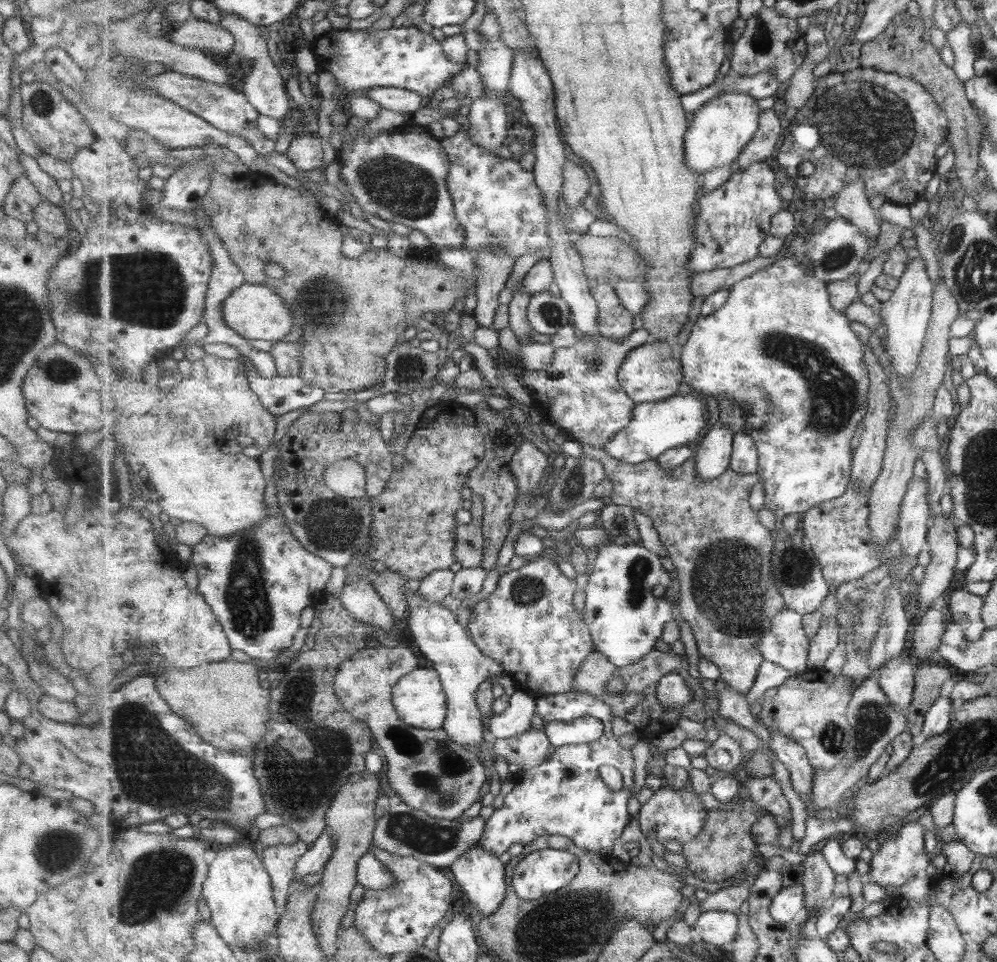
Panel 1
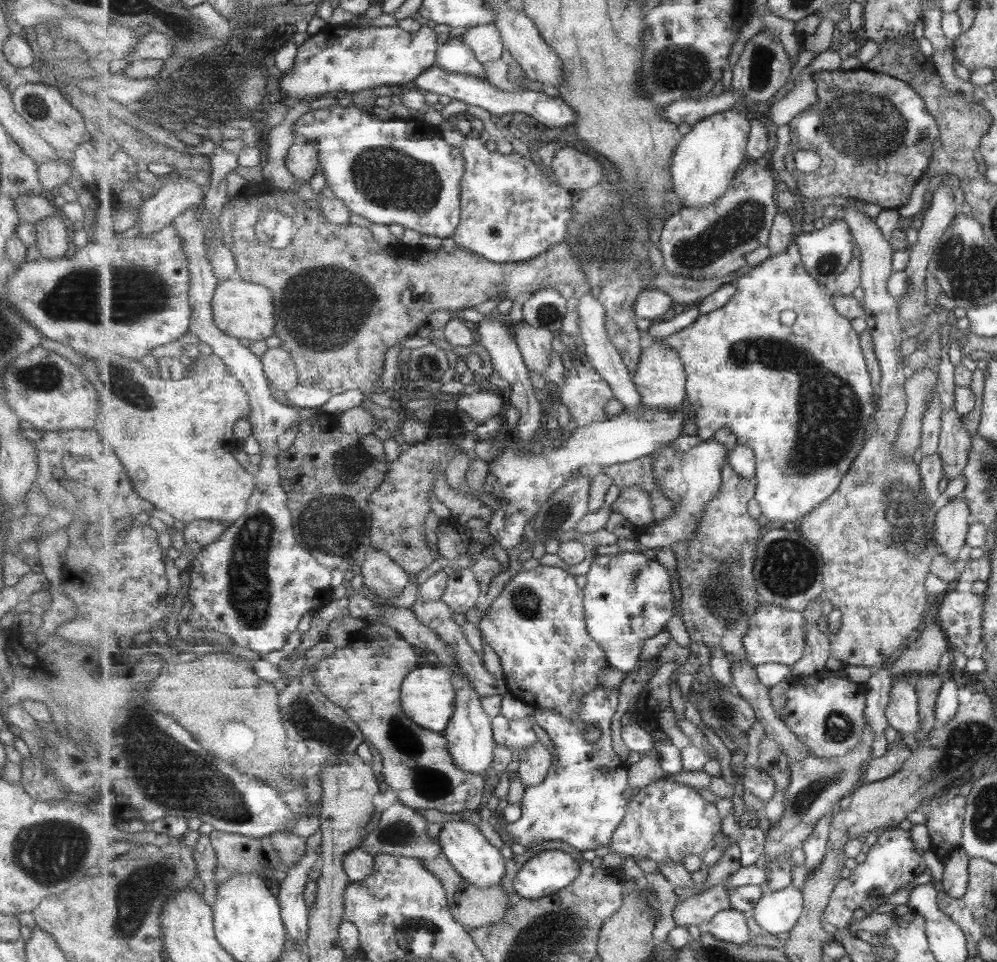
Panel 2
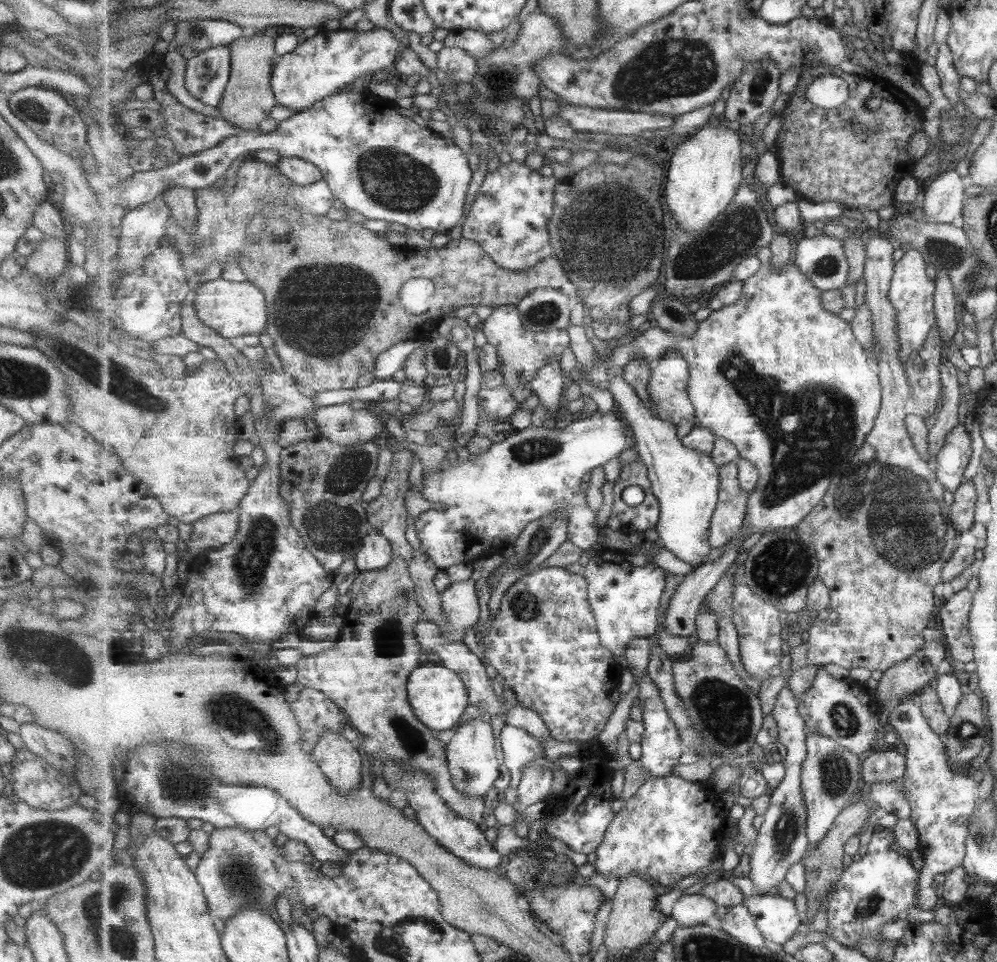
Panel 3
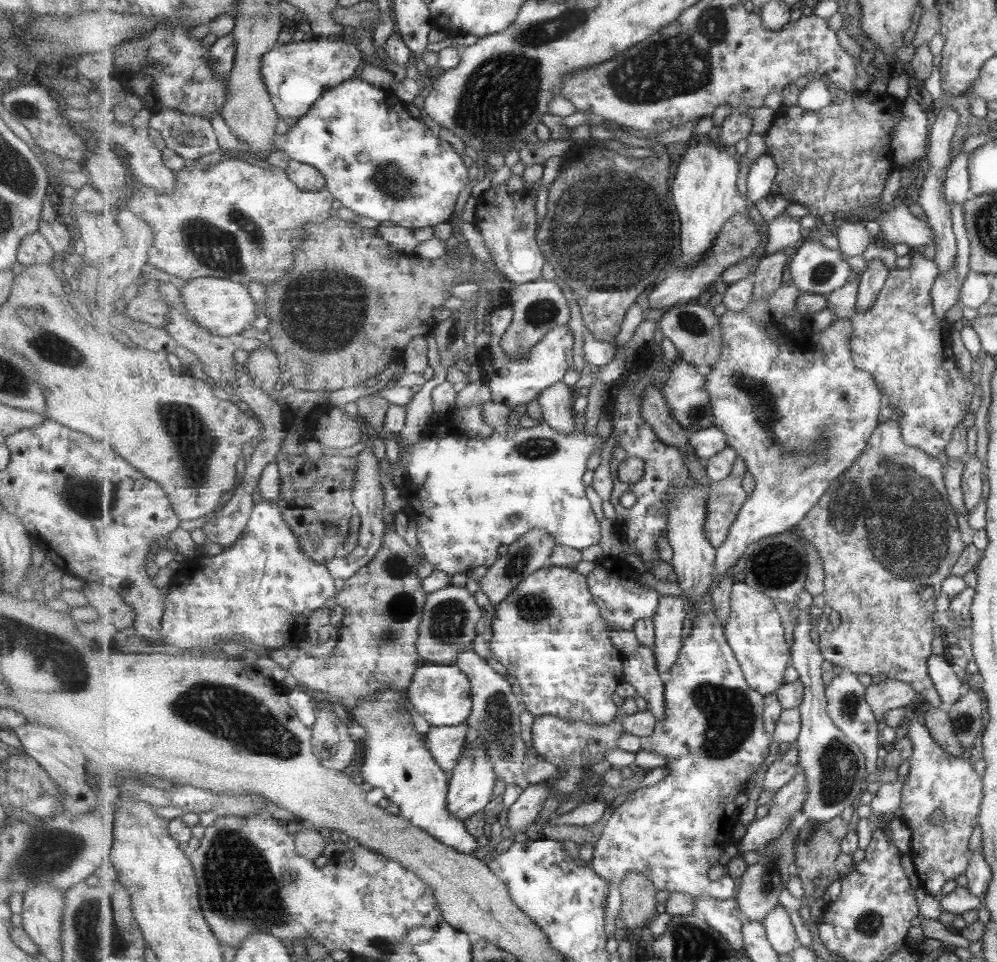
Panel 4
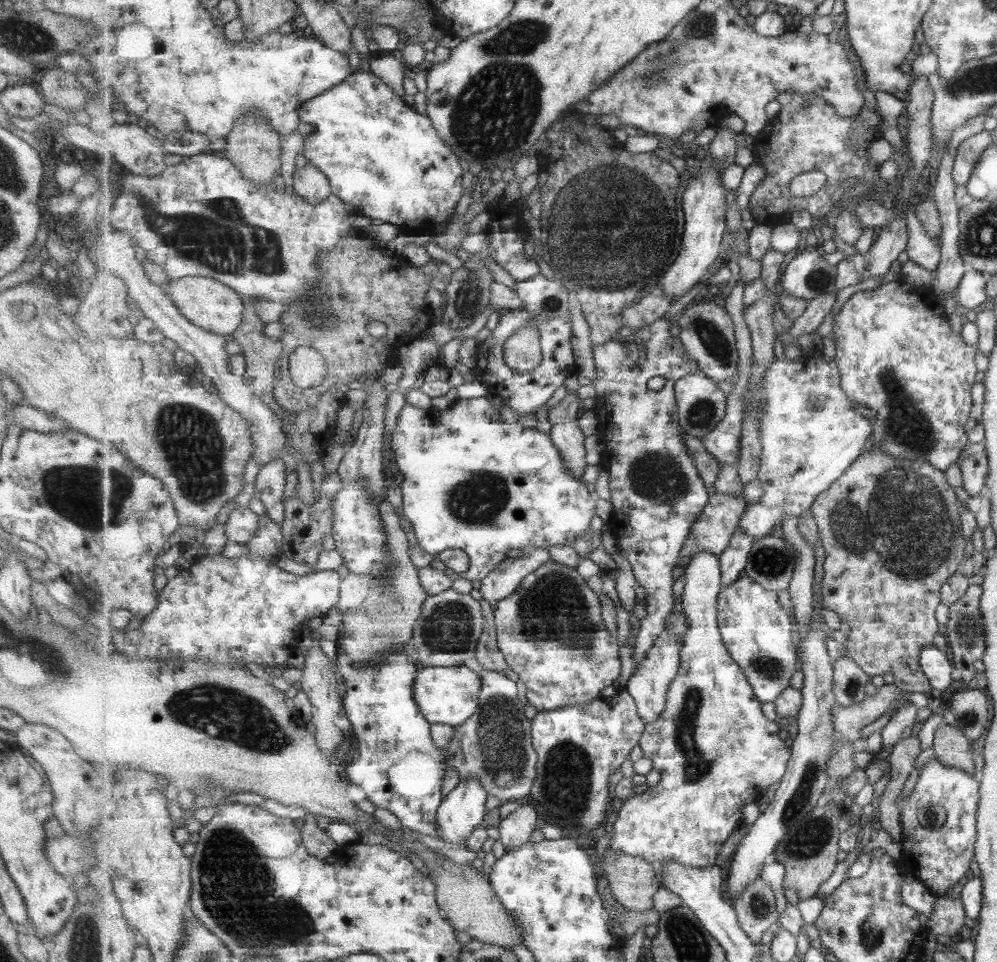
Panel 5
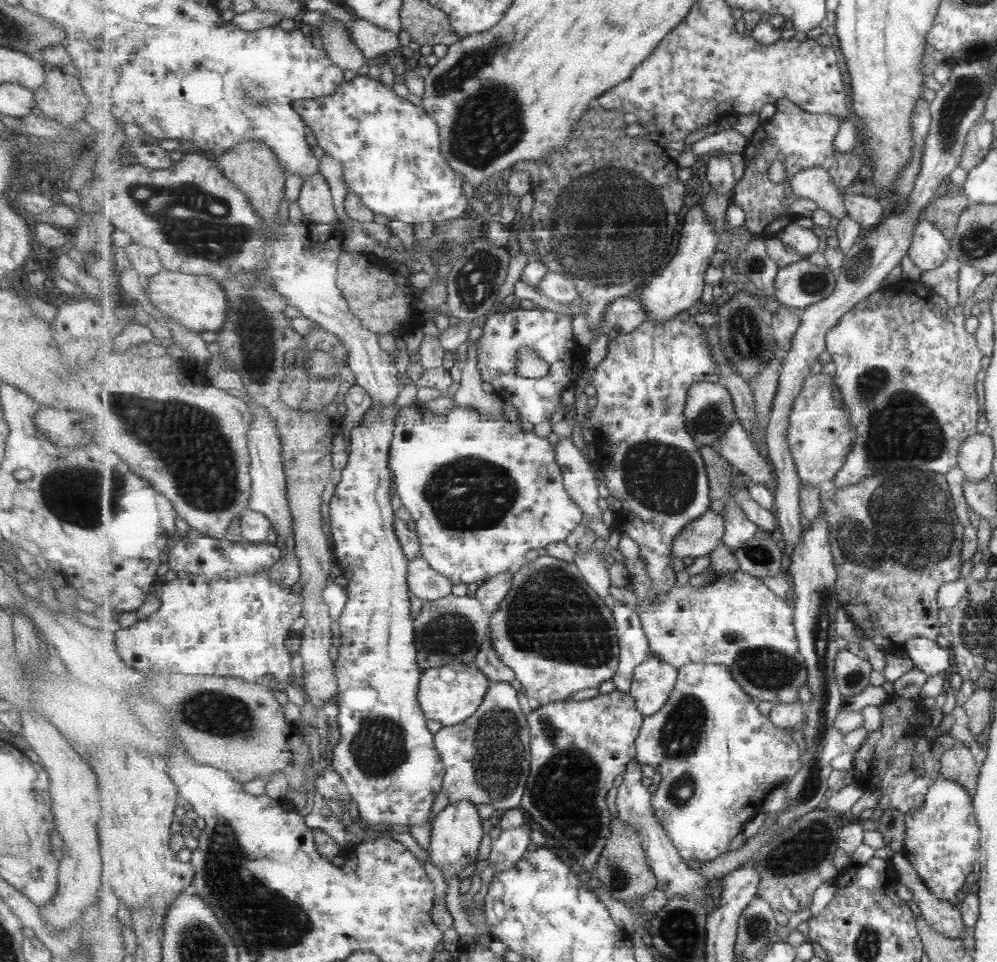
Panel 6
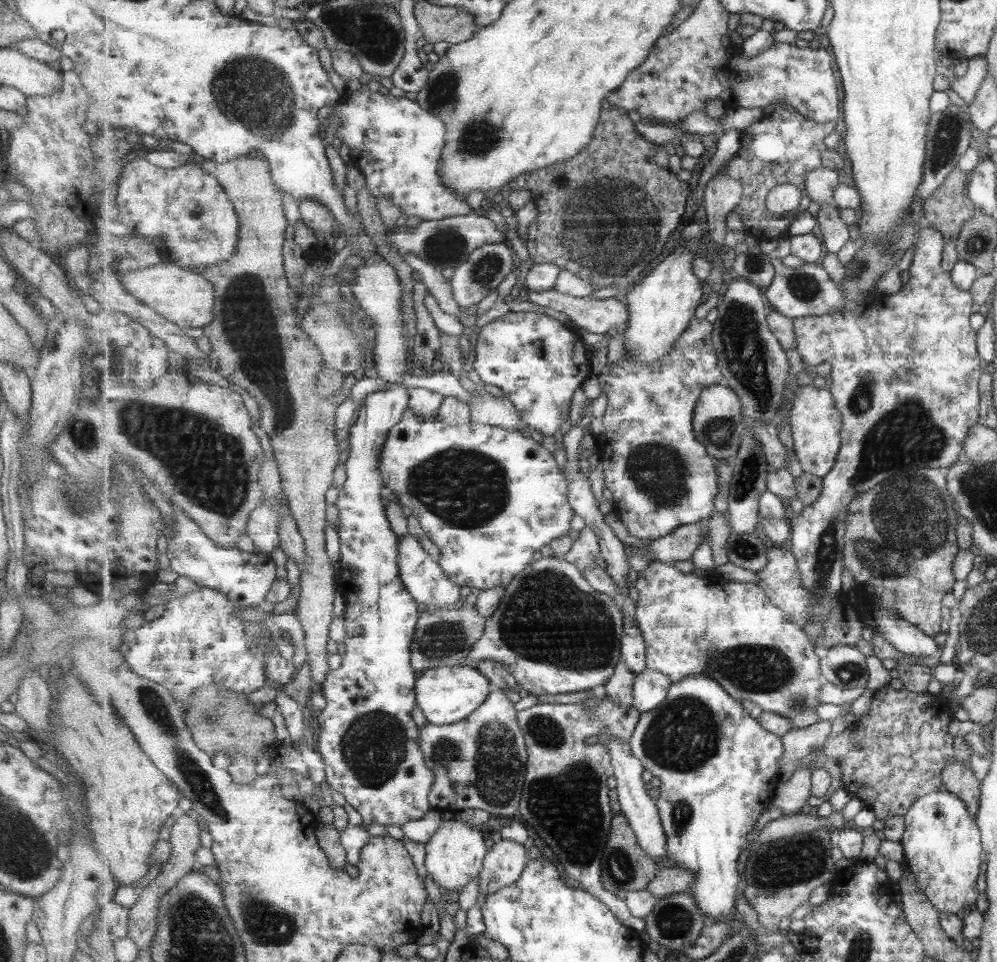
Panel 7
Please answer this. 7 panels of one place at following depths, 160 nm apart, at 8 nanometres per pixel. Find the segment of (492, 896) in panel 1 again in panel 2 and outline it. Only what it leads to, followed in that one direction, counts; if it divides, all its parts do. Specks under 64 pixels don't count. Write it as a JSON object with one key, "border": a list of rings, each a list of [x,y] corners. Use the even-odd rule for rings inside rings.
{"border":[[[467,820],[446,821],[441,823],[439,832],[439,844],[443,847],[443,853],[451,864],[471,883],[479,888],[496,887],[502,884],[507,872],[506,860],[499,848],[495,848],[487,836],[481,832],[481,828]]]}

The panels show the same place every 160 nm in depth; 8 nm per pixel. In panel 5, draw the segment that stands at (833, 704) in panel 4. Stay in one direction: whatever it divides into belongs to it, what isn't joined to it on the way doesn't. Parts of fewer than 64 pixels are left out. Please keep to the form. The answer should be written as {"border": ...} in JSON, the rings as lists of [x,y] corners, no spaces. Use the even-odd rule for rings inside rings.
{"border":[[[847,654],[834,661],[833,694],[838,704],[849,708],[853,704],[864,703],[868,698],[866,686],[871,682],[872,676]]]}

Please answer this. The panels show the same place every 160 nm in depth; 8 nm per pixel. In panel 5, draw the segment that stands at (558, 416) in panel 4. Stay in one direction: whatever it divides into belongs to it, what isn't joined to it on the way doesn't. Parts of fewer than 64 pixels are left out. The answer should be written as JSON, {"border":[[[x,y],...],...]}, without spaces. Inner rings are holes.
{"border":[[[576,422],[557,423],[551,428],[551,437],[560,449],[564,463],[568,470],[580,482],[585,482],[585,468],[587,468],[587,447],[585,430]]]}

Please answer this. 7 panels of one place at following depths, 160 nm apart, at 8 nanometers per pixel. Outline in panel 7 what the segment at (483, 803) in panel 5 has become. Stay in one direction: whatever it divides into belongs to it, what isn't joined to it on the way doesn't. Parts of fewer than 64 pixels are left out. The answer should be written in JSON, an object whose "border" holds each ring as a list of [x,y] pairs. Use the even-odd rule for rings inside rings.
{"border":[[[456,816],[443,822],[440,829],[425,844],[425,867],[432,880],[439,886],[439,890],[463,890],[469,882],[479,880],[484,869],[485,859],[488,856],[485,844],[486,831],[481,827],[471,827],[463,823]]]}

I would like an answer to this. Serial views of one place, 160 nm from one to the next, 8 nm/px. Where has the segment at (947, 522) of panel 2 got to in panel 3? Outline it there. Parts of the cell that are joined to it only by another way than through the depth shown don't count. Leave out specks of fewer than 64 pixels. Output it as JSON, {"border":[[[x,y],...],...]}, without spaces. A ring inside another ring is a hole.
{"border":[[[962,480],[952,493],[954,501],[948,507],[948,515],[954,530],[962,532],[969,529],[974,523],[974,504],[977,498],[976,487],[971,480]]]}

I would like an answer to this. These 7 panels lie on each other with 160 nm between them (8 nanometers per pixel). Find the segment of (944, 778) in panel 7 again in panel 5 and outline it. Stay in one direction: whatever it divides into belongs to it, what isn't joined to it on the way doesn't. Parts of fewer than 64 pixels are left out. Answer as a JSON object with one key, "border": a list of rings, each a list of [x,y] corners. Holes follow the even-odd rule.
{"border":[[[939,723],[932,739],[933,755],[941,764],[949,768],[963,769],[969,776],[977,774],[971,762],[971,750],[967,739],[953,730],[953,725]]]}

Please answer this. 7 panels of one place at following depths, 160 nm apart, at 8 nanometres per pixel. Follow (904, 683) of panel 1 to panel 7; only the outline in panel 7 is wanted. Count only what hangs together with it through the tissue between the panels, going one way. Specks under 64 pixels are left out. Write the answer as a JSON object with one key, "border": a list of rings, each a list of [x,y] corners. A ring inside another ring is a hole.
{"border":[[[943,789],[921,796],[909,807],[905,815],[905,834],[901,842],[904,848],[903,862],[914,876],[914,882],[919,885],[925,896],[938,912],[959,914],[965,906],[975,906],[978,892],[975,890],[975,880],[979,876],[979,846],[978,826],[969,815],[964,801]]]}

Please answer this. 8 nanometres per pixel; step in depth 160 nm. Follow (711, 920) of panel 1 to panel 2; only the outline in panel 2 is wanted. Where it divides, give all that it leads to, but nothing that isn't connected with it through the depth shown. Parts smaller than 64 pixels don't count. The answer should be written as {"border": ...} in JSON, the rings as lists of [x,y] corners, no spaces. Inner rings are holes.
{"border":[[[733,908],[717,913],[715,918],[702,927],[707,932],[716,936],[719,940],[735,943],[747,944],[753,938],[753,932],[749,924],[745,921],[748,914]]]}

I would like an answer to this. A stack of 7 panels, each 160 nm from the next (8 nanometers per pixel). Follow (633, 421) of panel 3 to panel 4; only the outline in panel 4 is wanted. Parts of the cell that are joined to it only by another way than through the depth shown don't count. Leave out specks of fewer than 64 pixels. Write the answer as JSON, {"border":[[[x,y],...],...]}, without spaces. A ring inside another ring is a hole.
{"border":[[[702,485],[680,486],[674,492],[674,502],[670,508],[668,539],[674,550],[673,566],[679,576],[678,585],[689,595],[690,609],[699,613],[699,620],[693,622],[690,635],[684,640],[684,648],[679,660],[672,666],[665,683],[667,700],[667,718],[658,722],[655,732],[646,738],[646,750],[660,754],[668,763],[668,775],[649,786],[638,788],[627,795],[626,800],[611,814],[607,828],[596,843],[592,867],[602,879],[613,883],[607,897],[606,931],[609,938],[618,938],[620,932],[615,929],[617,914],[621,914],[622,894],[620,882],[628,872],[637,871],[648,876],[658,890],[670,893],[689,893],[697,898],[709,895],[713,898],[729,901],[737,895],[737,884],[727,878],[717,881],[709,880],[709,870],[717,865],[725,846],[733,840],[733,828],[741,820],[741,808],[735,800],[749,780],[757,774],[763,762],[771,756],[771,743],[774,733],[765,728],[764,709],[768,699],[749,686],[744,669],[735,651],[728,644],[723,624],[715,614],[713,602],[713,584],[720,579],[715,576],[717,549],[706,536],[704,529],[708,518],[708,488]]]}

